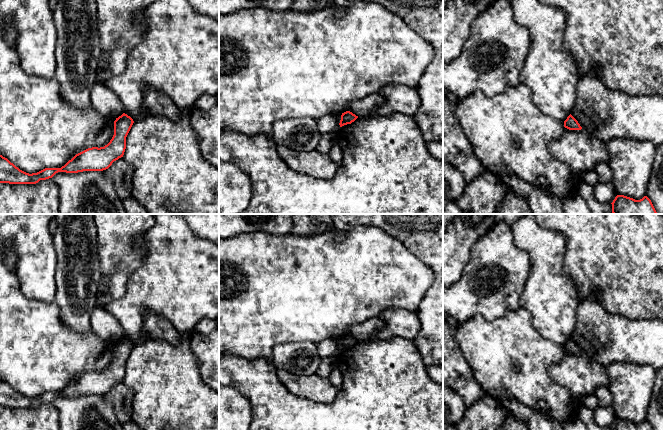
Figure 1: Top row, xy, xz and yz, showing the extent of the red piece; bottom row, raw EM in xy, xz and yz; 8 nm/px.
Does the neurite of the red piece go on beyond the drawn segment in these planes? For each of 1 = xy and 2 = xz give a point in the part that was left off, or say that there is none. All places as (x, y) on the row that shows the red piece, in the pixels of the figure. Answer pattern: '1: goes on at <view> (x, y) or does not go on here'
1: does not go on here
2: does not go on here

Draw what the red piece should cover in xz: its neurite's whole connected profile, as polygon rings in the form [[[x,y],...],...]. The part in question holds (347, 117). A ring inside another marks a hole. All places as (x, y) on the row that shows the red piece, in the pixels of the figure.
[[[346,111],[346,112],[342,113],[339,125],[340,125],[340,127],[342,127],[344,125],[351,124],[357,118],[358,118],[358,116],[356,116],[352,112]]]

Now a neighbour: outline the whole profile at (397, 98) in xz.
[[[389,84],[382,87],[379,93],[383,97],[382,104],[365,117],[388,116],[392,113],[414,116],[421,105],[421,98],[416,88]]]

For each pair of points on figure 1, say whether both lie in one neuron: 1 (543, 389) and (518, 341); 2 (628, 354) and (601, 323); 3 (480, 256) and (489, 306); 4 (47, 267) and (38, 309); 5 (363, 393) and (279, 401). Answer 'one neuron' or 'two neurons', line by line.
1: one neuron
2: one neuron
3: one neuron
4: two neurons
5: one neuron

